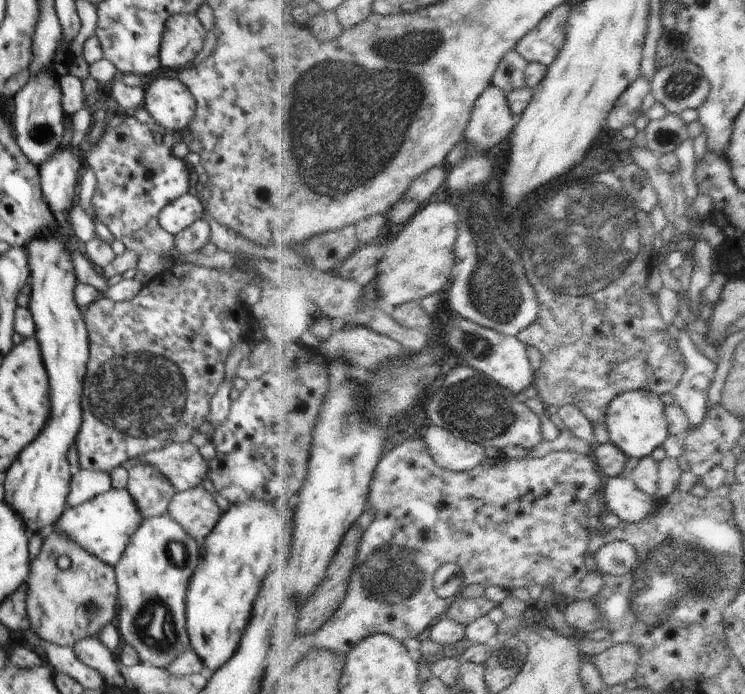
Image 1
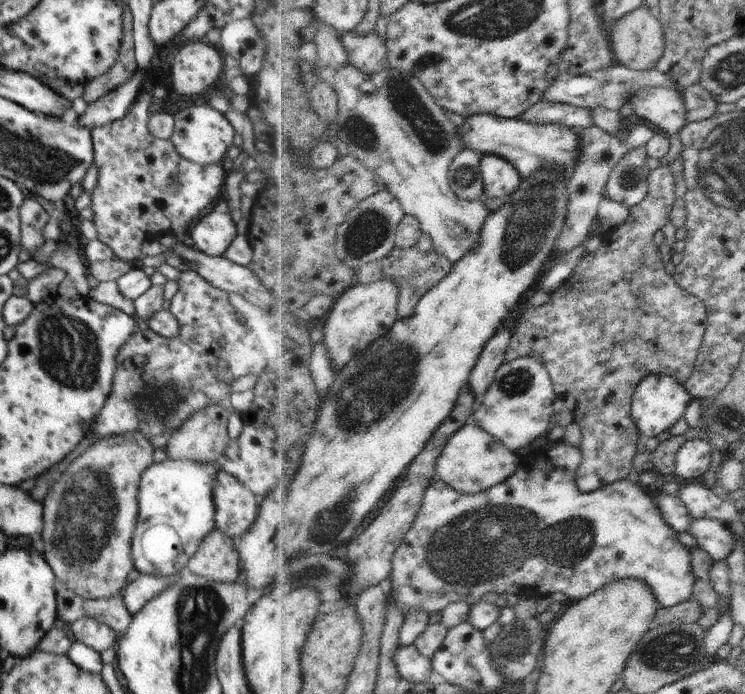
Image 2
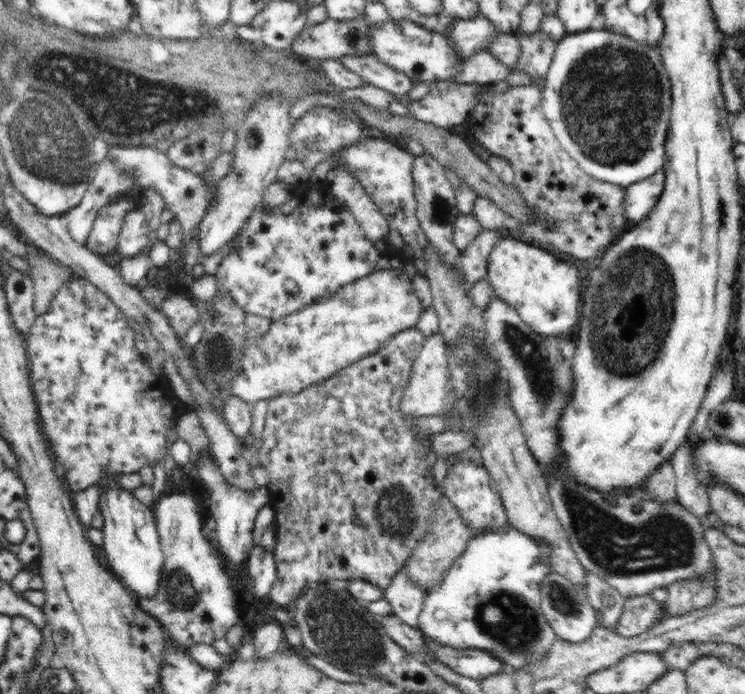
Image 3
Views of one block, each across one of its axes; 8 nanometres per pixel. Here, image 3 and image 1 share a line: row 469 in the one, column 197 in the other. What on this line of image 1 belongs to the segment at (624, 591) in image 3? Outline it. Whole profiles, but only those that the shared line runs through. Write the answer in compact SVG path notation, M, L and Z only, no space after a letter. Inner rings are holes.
M168 512L161 516L144 519L132 534L120 561L113 567L118 584L117 617L118 630L126 644L136 649L140 661L149 663L159 670L167 668L180 654L192 649L185 628L185 597L190 578L199 564L199 548L193 540L173 520Z

